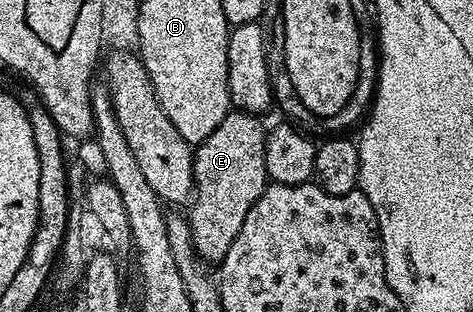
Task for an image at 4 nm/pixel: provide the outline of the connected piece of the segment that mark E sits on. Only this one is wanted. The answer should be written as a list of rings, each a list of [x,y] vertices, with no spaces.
[[[231,109],[229,114],[220,120],[220,128],[212,132],[204,141],[193,147],[194,152],[194,193],[189,203],[190,235],[188,241],[194,247],[195,254],[203,263],[221,264],[224,256],[228,256],[228,248],[232,248],[232,240],[240,236],[240,227],[248,217],[252,204],[260,200],[266,191],[266,136],[267,127],[262,127],[263,119],[257,114],[249,114],[243,110]]]

